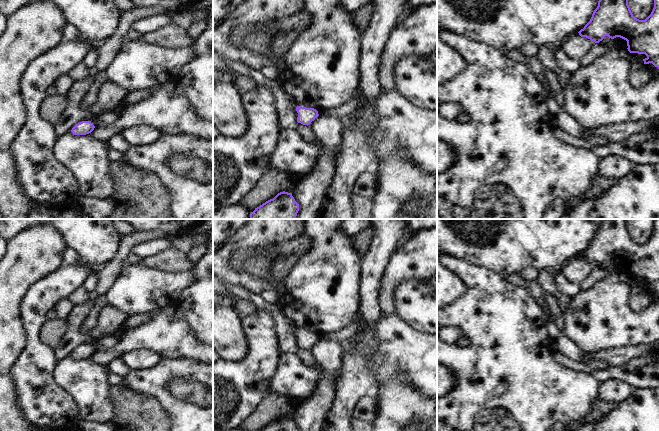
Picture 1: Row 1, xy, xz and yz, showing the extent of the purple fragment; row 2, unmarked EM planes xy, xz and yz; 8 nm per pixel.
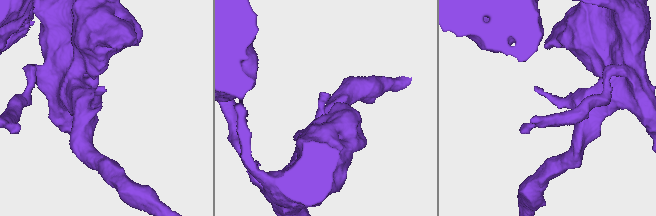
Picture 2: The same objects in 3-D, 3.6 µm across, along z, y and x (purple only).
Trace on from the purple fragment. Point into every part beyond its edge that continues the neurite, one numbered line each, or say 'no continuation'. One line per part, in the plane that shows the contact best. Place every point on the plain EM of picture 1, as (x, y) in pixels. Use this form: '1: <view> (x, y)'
no continuation

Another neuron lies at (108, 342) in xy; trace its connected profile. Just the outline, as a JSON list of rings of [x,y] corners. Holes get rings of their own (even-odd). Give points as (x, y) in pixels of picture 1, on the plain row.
[[[114,333],[112,335],[108,335],[102,337],[97,340],[97,343],[91,346],[95,351],[101,351],[104,349],[113,349],[116,347],[118,342],[119,335]]]

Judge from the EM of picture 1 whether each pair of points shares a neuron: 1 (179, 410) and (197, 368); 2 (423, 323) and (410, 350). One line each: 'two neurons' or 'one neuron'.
1: one neuron
2: two neurons

